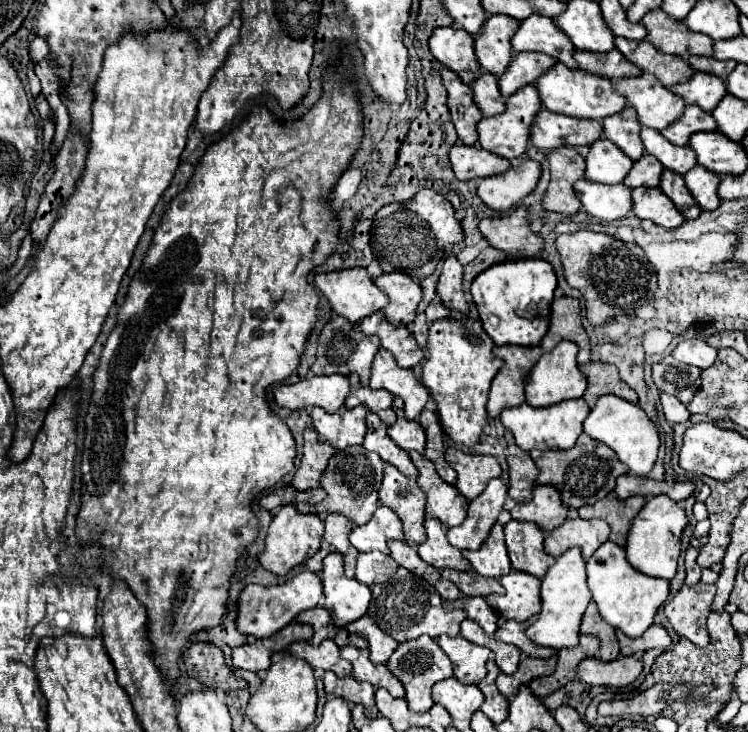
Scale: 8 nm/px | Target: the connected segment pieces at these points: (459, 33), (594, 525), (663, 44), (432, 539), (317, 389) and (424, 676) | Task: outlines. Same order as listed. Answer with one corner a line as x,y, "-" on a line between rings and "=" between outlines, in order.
436,29
430,37
430,51
442,65
458,73
466,85
472,85
482,75
482,67
474,55
474,39
464,29
=
568,519
562,527
550,531
544,539
544,549
552,557
560,557
564,551
578,547
582,549
582,557
590,559
592,553
608,541
610,527
602,519
=
662,9
650,11
642,25
648,29
646,41
660,47
662,53
672,53
688,59
690,55
706,55
710,57
714,53
714,39
704,33
690,31
684,21
672,19
=
428,517
424,525
428,539
418,547
418,555
436,569
470,571
470,561
462,557
462,551
448,543
442,523
438,523
438,519
434,517
=
312,375
312,379
304,379
296,385
278,385
274,389
274,399
278,405
288,409
322,407
328,413
336,413
344,405
348,393
350,393
348,377
=
426,635
410,641
410,643
400,643
386,665
404,683
408,709
410,711
418,711
418,713
424,713
424,711
428,711
434,705
434,701
430,697
432,685
442,681
442,679
452,677
450,659
444,655
444,651
438,647
438,643
434,639
430,639
430,637
426,637

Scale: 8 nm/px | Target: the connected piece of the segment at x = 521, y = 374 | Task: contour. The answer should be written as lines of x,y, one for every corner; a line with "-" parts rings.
502,345
494,347
494,355
504,359
502,369
492,379
492,389
488,397
488,415
498,417
502,409
516,407
524,403
524,379
542,355
542,347
522,347
522,345

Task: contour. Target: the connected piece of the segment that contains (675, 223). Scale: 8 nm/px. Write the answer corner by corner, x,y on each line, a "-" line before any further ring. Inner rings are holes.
638,187
632,191
634,199
634,215
640,219
650,219
652,223
666,227
666,229
676,229
684,223
682,213
676,209
672,199
664,195
658,187

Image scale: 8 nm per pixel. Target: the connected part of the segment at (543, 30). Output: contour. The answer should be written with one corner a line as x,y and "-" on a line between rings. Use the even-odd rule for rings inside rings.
530,15
526,21
520,23
516,35
512,37
514,51
540,51
552,55
554,59
562,61
566,67
576,69
578,63
574,61
574,45
570,43
568,35
560,31
552,17
544,15

